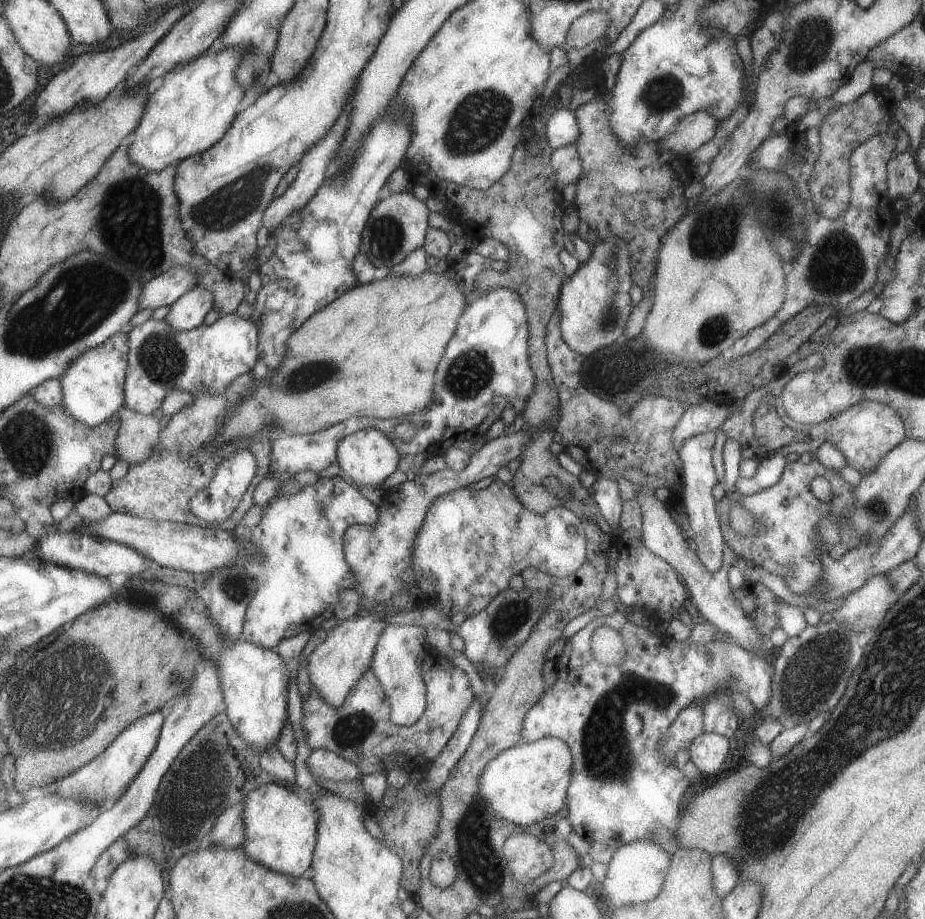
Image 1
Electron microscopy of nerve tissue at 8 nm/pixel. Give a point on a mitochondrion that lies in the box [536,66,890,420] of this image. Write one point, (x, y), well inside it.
(837, 268)

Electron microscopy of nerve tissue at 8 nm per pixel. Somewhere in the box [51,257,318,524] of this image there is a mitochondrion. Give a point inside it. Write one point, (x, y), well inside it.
(162, 360)

